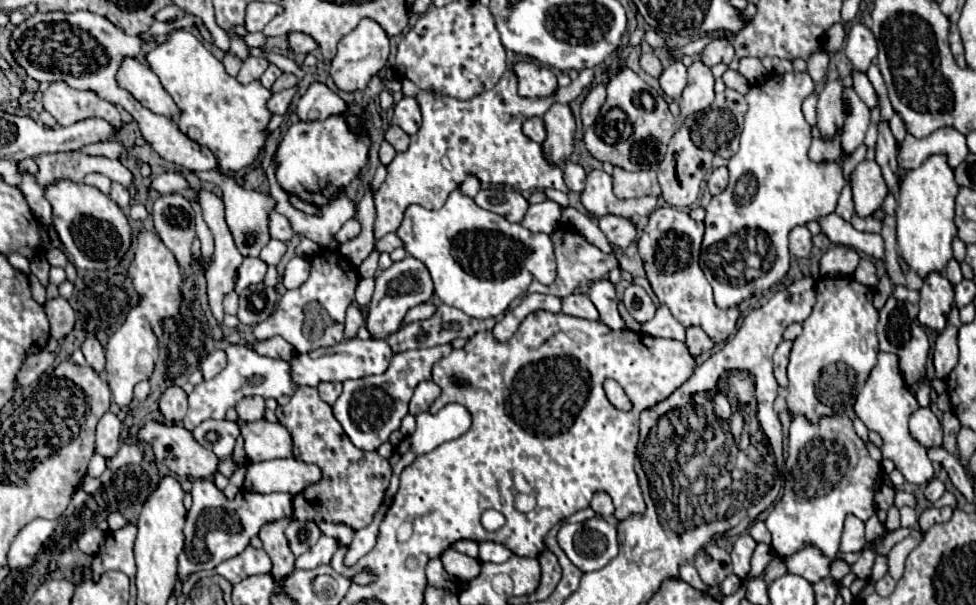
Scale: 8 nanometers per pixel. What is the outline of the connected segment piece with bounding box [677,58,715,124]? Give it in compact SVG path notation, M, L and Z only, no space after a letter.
M695 58L693 66L689 68L689 82L687 82L687 88L683 90L683 98L679 102L679 116L677 116L677 122L681 124L689 114L695 114L703 108L707 108L711 104L711 100L715 98L713 94L713 76L711 76L711 70L709 66L701 64L699 58Z

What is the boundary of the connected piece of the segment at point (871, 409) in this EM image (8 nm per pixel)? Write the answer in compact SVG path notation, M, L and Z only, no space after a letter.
M879 352L879 362L873 368L869 380L865 382L863 390L857 396L855 412L861 418L861 422L877 432L883 438L883 458L889 458L895 462L895 468L905 476L911 484L927 484L933 478L933 464L927 458L927 450L911 436L907 420L909 416L919 408L915 396L907 390L907 384L903 382L903 376L899 372L899 358L891 352Z

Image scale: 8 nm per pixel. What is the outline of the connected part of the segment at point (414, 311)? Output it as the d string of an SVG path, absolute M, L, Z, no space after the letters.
M419 304L415 308L411 308L405 318L403 318L403 324L409 324L409 322L415 322L415 320L427 320L435 314L435 306L433 304Z

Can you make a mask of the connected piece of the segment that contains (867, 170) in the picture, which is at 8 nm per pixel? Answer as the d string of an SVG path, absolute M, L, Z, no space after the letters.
M861 162L851 174L851 188L855 200L855 212L863 218L871 216L887 196L887 184L881 176L881 168L875 162Z

